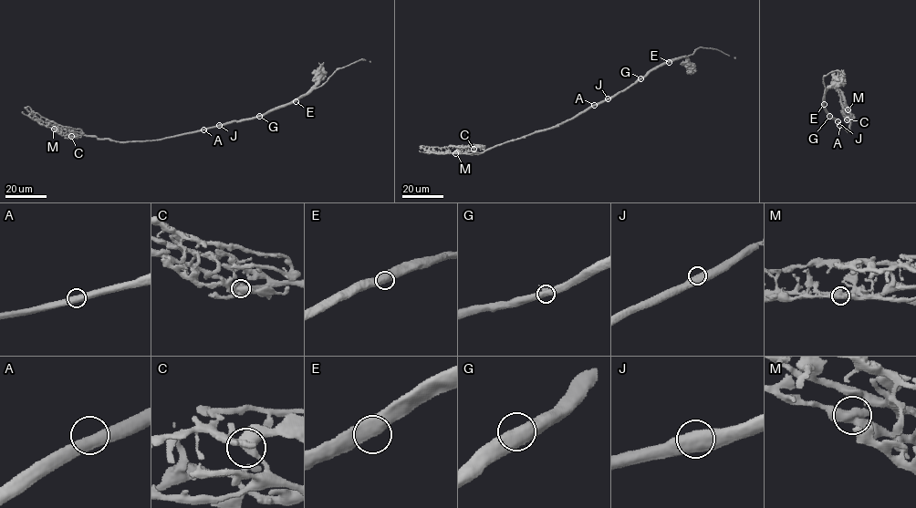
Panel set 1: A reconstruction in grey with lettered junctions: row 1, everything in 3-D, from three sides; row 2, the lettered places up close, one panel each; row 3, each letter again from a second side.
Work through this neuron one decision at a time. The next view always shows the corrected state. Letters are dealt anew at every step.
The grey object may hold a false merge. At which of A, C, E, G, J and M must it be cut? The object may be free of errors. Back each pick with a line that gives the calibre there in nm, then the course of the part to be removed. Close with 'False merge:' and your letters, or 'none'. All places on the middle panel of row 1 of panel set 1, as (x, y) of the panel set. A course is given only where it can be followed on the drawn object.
False merge: none

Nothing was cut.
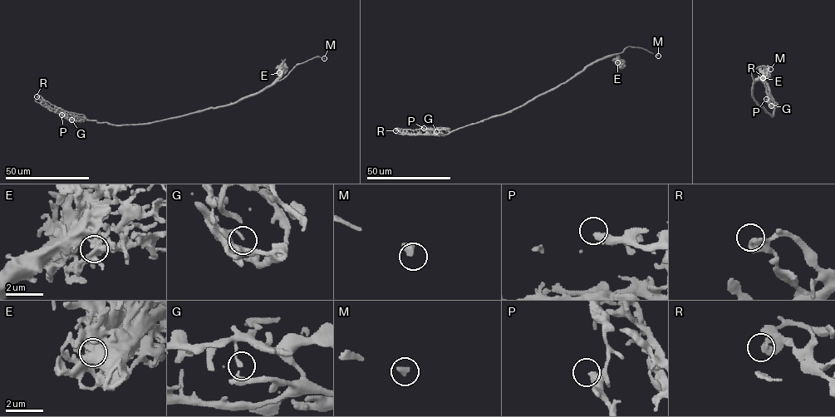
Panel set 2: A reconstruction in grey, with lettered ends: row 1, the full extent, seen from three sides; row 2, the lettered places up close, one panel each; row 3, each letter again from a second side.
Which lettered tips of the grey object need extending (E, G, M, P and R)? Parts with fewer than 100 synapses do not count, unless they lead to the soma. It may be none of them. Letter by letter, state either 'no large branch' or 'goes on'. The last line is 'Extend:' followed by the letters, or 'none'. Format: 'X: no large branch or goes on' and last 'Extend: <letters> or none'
E: no large branch
G: no large branch
M: goes on
P: no large branch
R: no large branch
Extend: M

